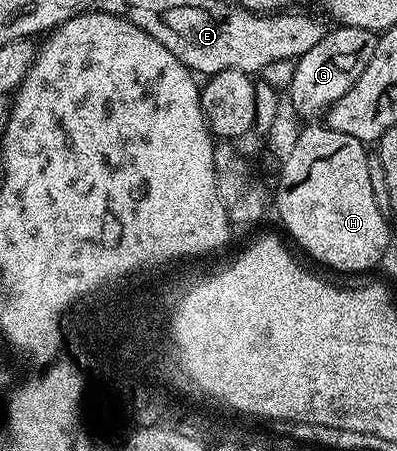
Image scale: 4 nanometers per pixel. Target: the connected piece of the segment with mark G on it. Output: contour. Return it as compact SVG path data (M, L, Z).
M340 24L328 31L321 43L316 43L309 51L305 51L305 55L298 57L289 98L300 118L322 118L331 105L337 103L337 99L341 99L341 95L345 95L349 87L353 87L361 71L369 67L369 59L373 59L376 40L376 34L369 29Z

